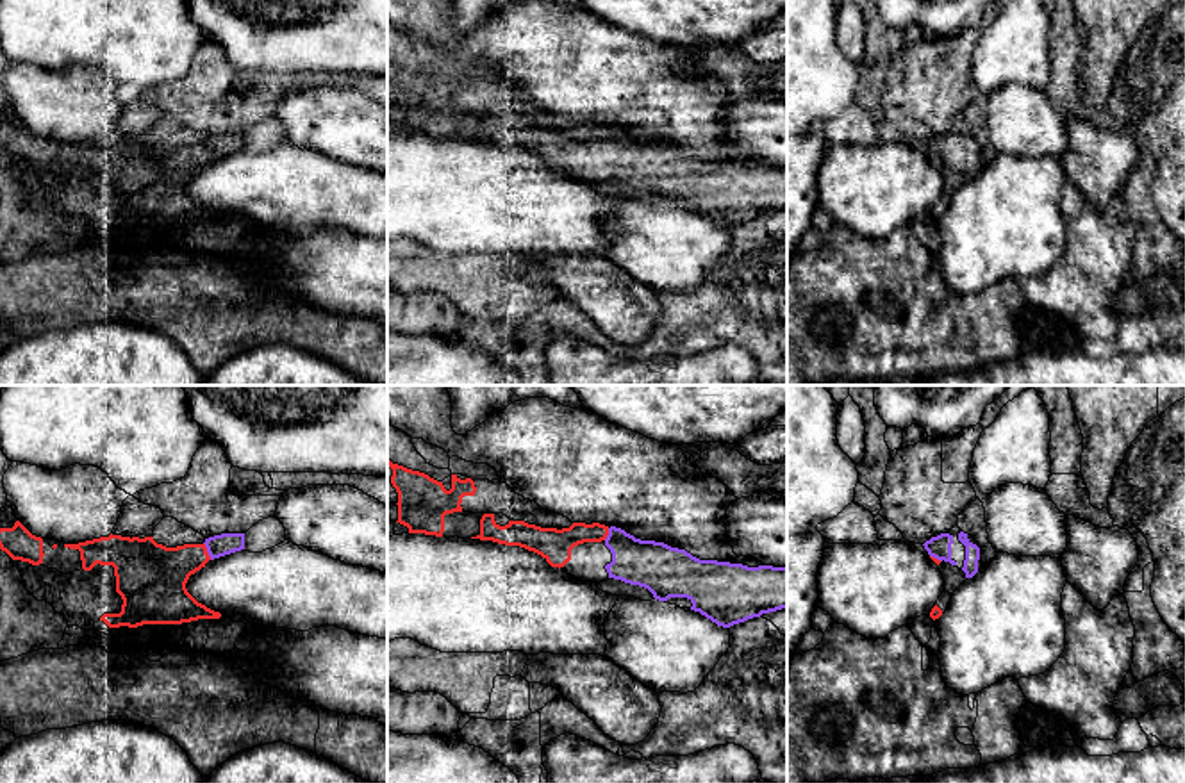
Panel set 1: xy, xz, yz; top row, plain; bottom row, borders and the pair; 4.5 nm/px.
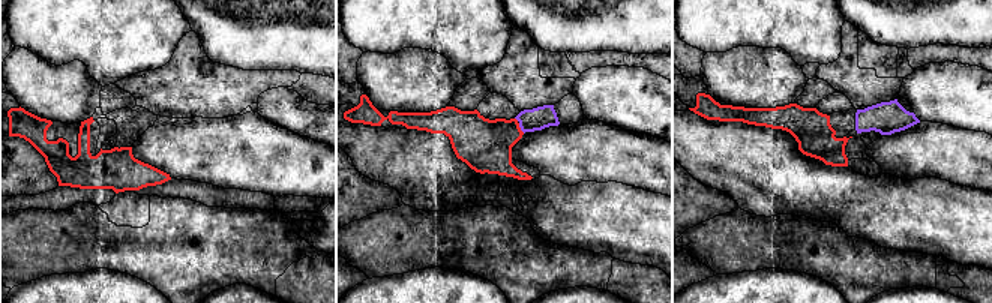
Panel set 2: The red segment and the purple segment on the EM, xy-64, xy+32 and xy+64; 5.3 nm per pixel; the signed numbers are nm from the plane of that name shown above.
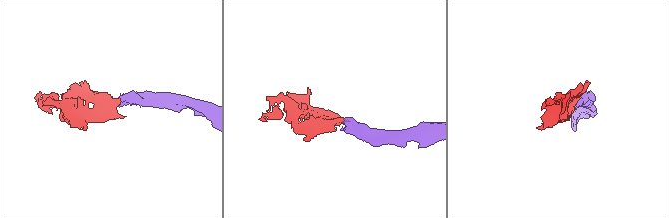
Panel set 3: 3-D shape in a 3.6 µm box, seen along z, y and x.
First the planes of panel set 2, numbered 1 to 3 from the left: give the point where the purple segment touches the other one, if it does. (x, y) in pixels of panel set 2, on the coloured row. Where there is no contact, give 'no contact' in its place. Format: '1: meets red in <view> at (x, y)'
1: no contact
2: meets red in xy+32 at (520, 128)
3: no contact

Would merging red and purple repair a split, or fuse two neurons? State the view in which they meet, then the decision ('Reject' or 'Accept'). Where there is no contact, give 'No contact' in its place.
Touches red in xy. Accept

